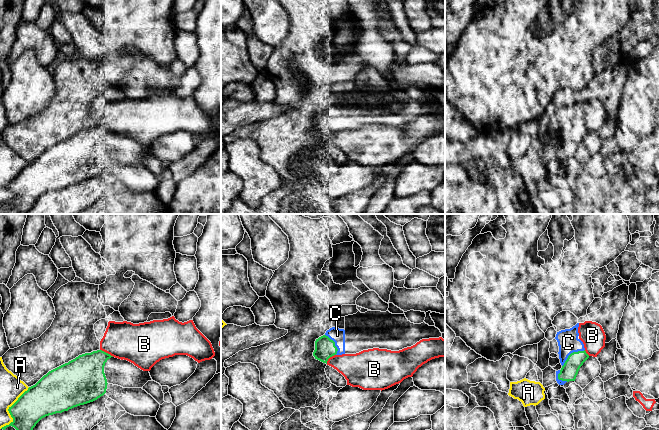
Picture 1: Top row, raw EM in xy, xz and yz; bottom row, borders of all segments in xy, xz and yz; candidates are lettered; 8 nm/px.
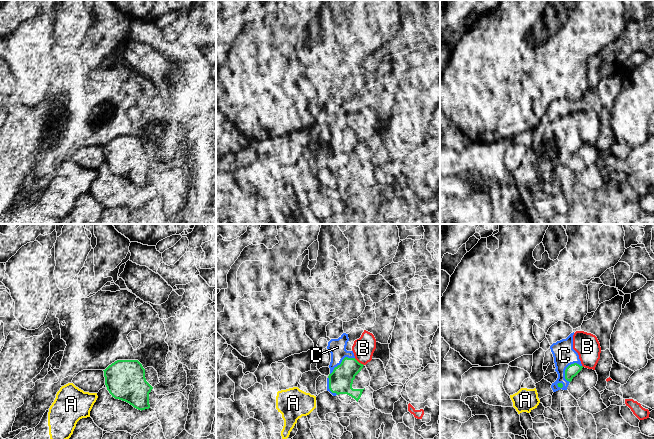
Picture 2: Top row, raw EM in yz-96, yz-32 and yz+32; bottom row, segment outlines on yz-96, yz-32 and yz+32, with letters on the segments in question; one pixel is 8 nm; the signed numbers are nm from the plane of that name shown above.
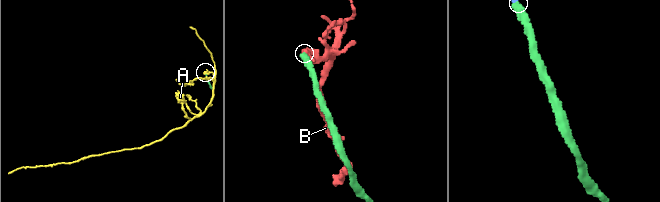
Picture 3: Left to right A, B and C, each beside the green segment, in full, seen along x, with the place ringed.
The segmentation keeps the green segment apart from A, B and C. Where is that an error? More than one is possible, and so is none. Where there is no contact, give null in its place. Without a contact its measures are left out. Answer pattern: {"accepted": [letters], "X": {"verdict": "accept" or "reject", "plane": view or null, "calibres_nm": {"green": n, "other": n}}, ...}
{"accepted": [], "A": {"verdict": "reject", "plane": "xy", "calibres_nm": {"green": 260, "other": 190}}, "B": {"verdict": "reject", "plane": "xy", "calibres_nm": {"green": 300, "other": 320}}, "C": {"verdict": "reject", "plane": "yz", "calibres_nm": {"green": 140, "other": 170}}}

